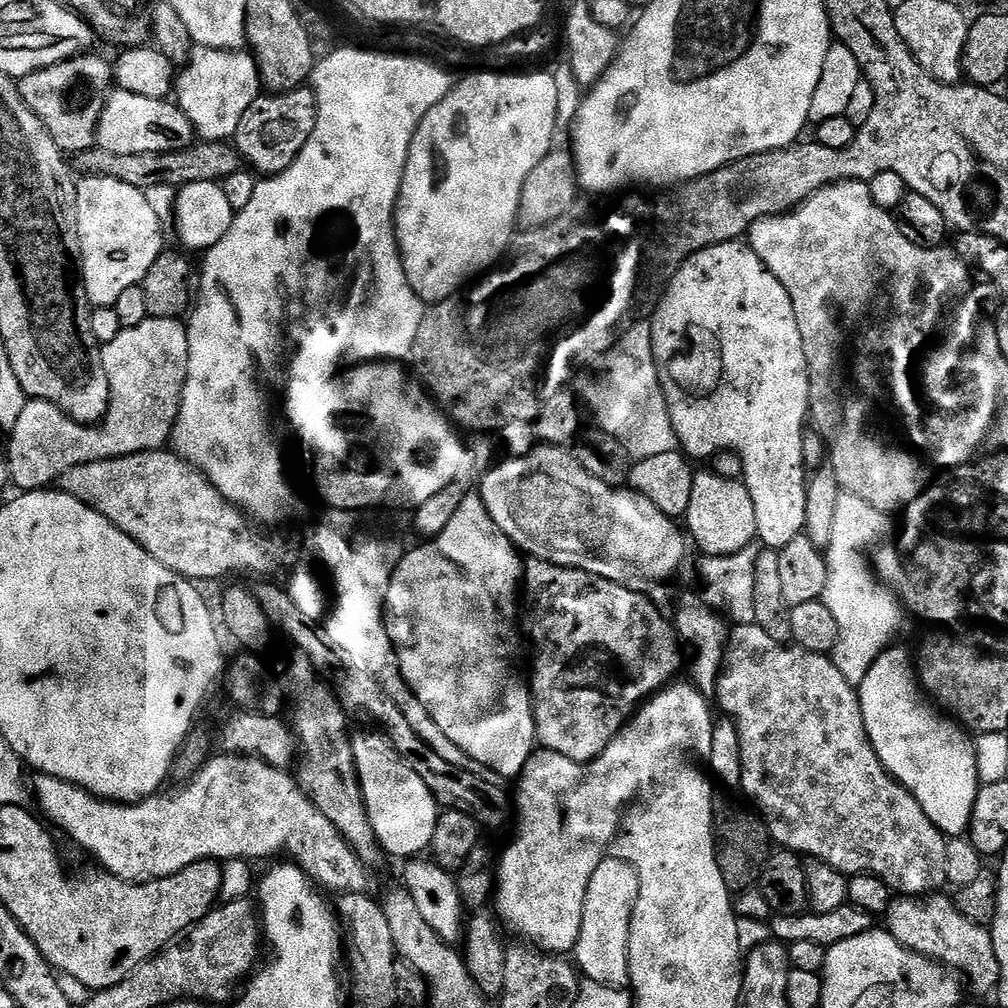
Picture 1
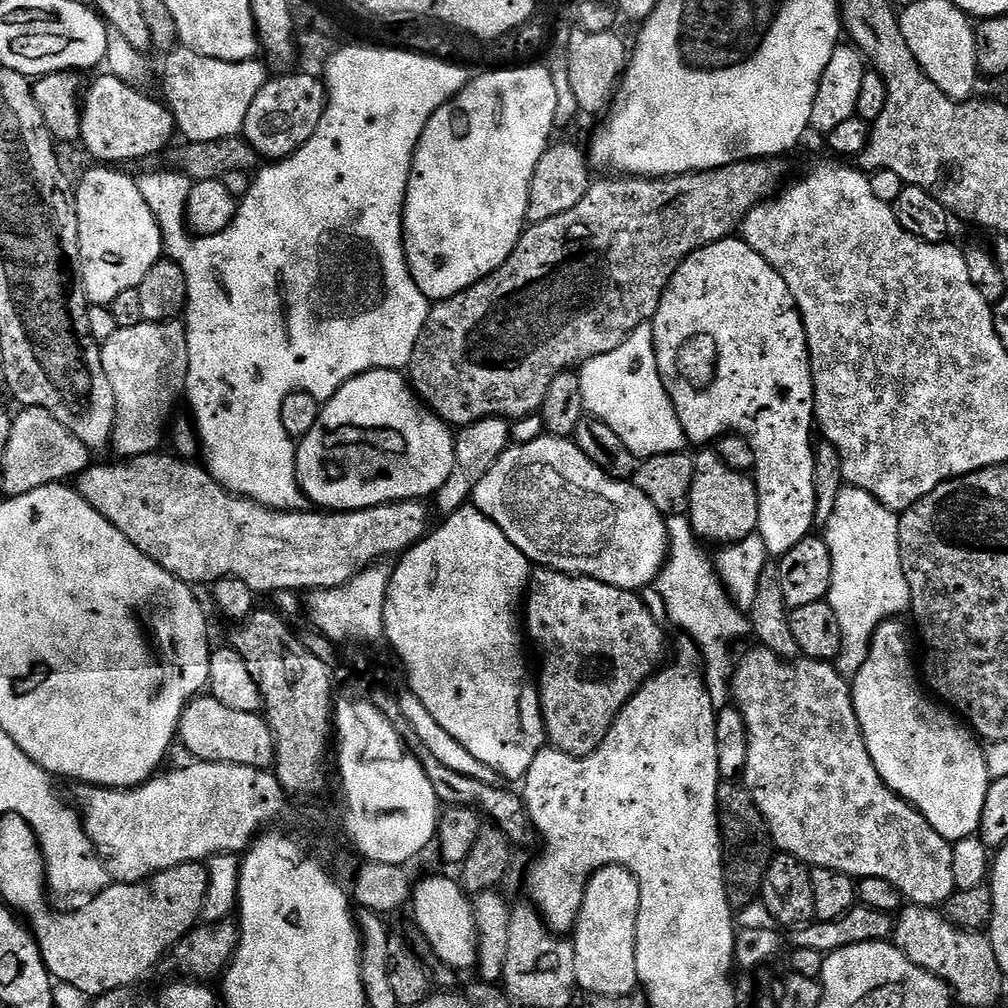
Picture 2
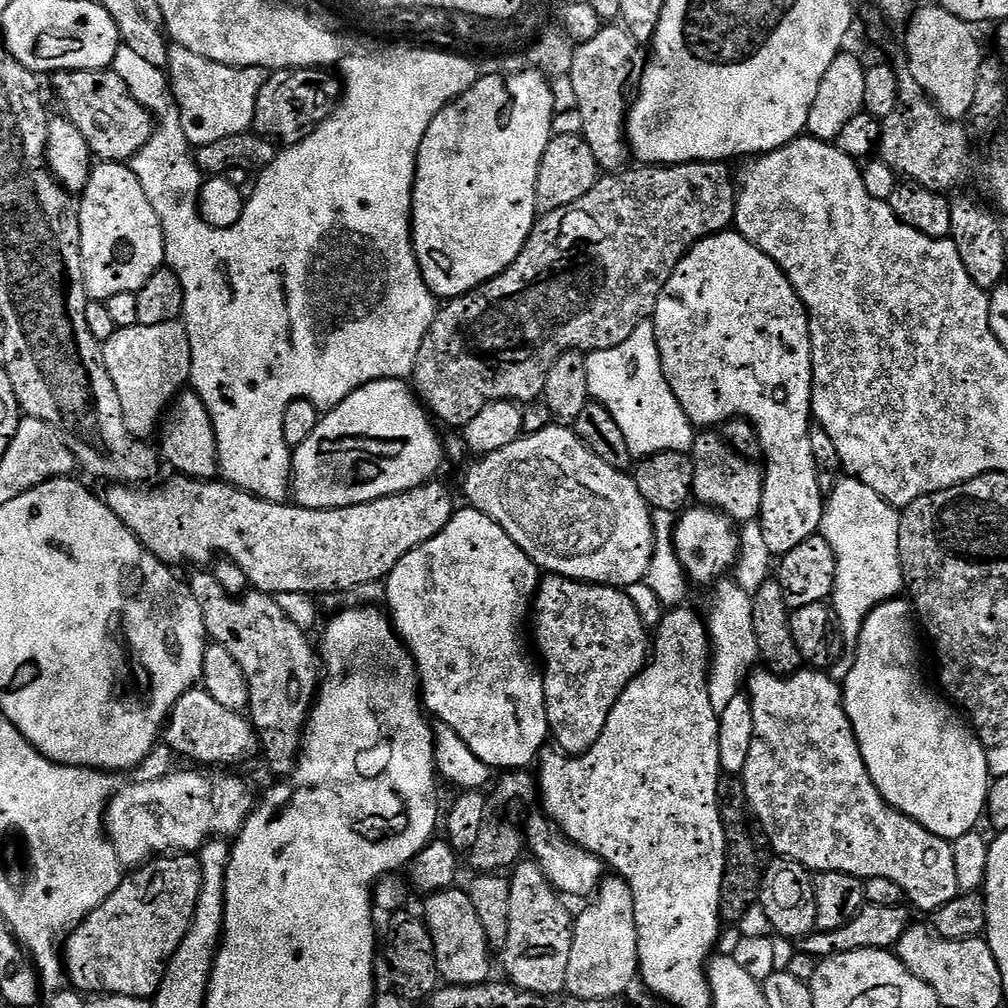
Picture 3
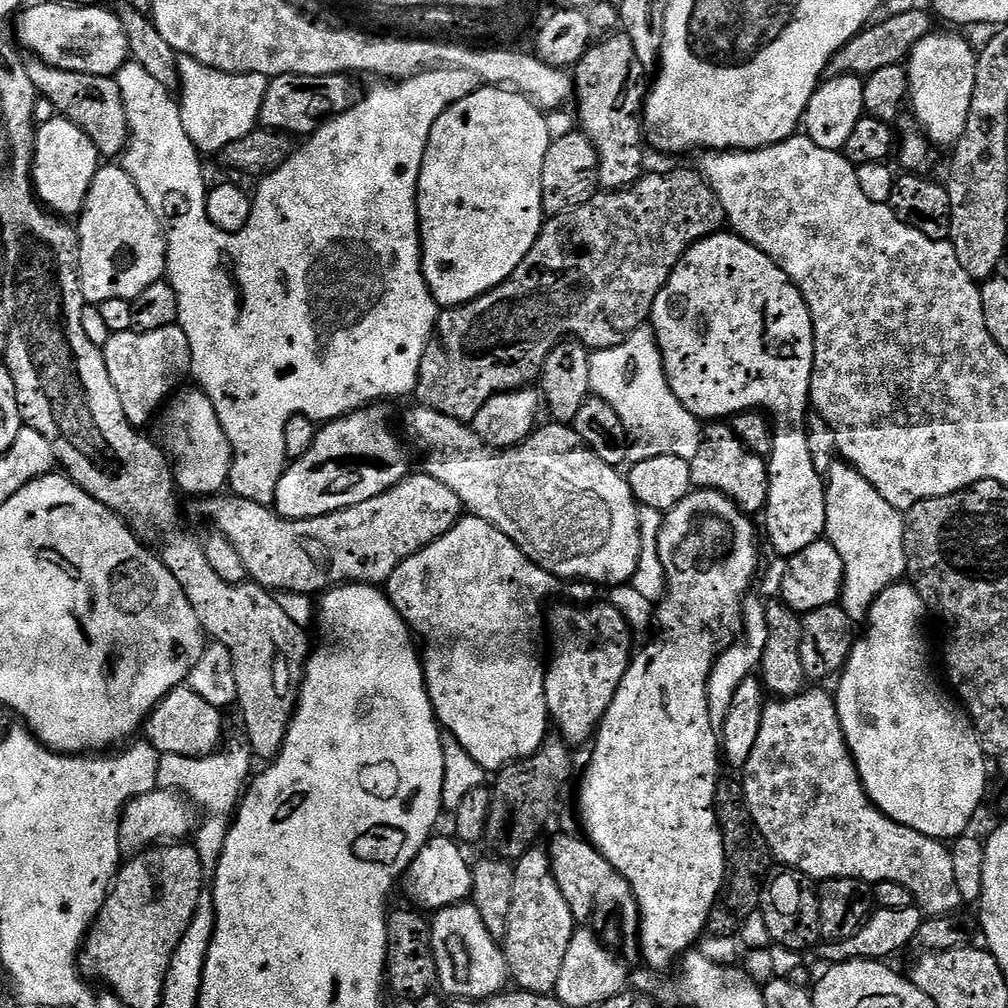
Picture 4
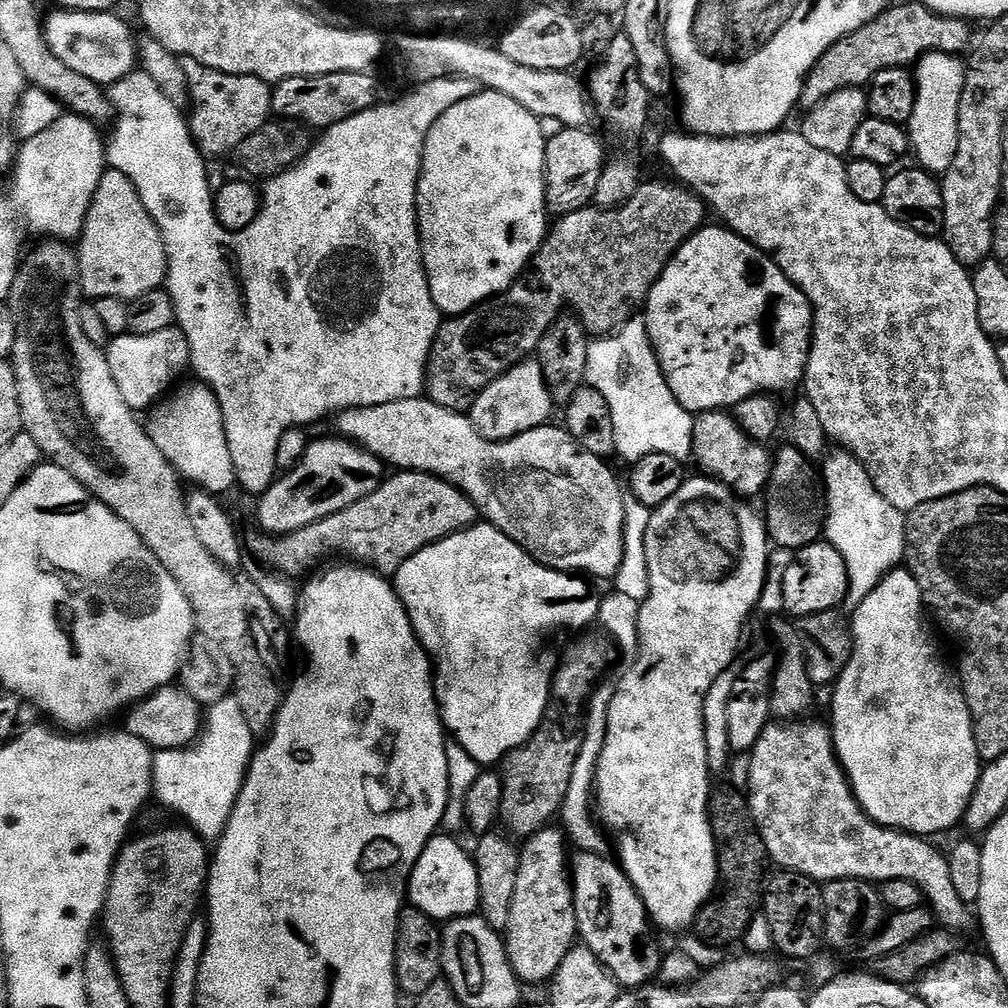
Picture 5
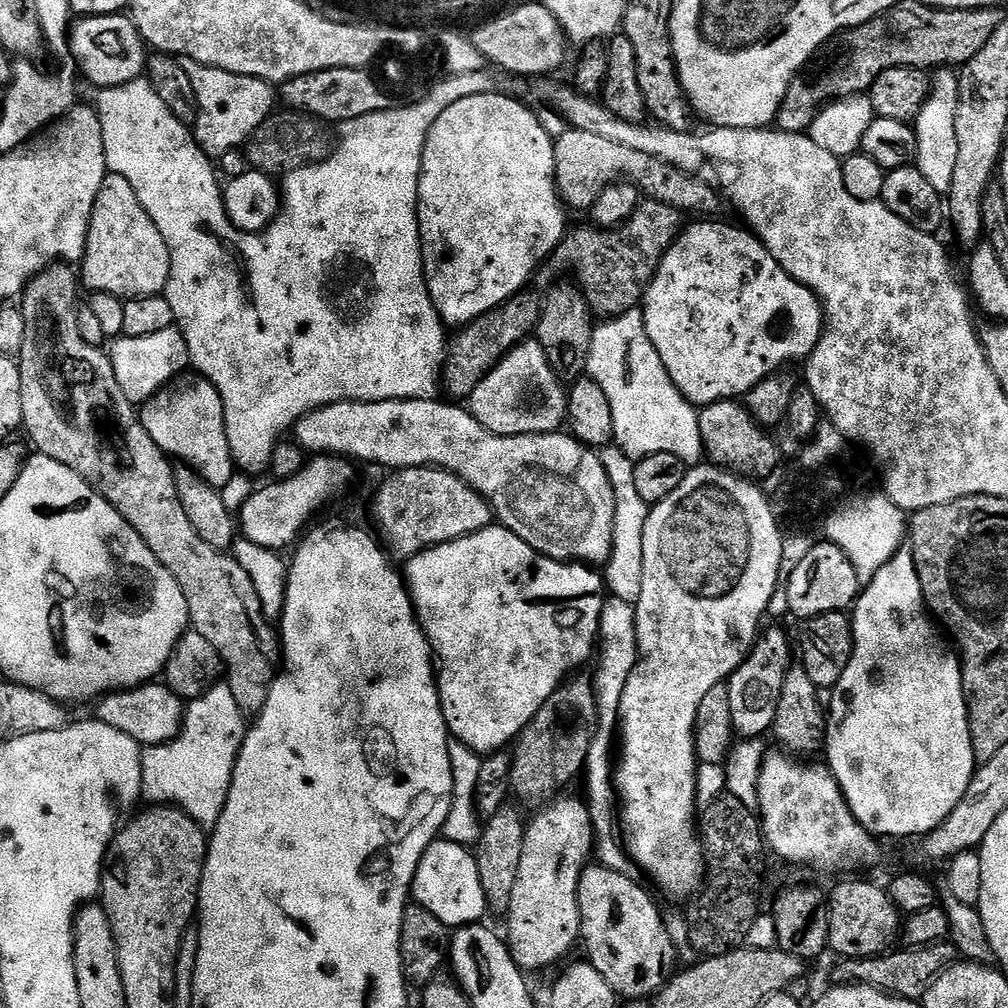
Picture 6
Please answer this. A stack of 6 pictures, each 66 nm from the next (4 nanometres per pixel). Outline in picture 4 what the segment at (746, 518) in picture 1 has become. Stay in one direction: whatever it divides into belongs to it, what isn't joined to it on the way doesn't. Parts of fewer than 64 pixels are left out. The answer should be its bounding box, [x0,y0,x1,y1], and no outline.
[692,422,770,514]

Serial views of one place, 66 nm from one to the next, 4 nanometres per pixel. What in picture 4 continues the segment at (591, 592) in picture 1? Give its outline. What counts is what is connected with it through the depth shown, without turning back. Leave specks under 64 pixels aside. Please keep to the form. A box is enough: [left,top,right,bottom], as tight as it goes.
[544,602,634,746]

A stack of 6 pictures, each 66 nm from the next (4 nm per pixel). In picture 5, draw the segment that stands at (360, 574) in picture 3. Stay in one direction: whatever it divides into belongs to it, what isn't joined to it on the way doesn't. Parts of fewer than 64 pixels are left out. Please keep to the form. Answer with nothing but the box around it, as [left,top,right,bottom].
[246,470,478,578]

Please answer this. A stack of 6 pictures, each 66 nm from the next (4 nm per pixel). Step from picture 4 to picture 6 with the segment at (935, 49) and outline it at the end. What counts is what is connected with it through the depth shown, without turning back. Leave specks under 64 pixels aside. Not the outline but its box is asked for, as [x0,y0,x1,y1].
[915,70,960,194]

